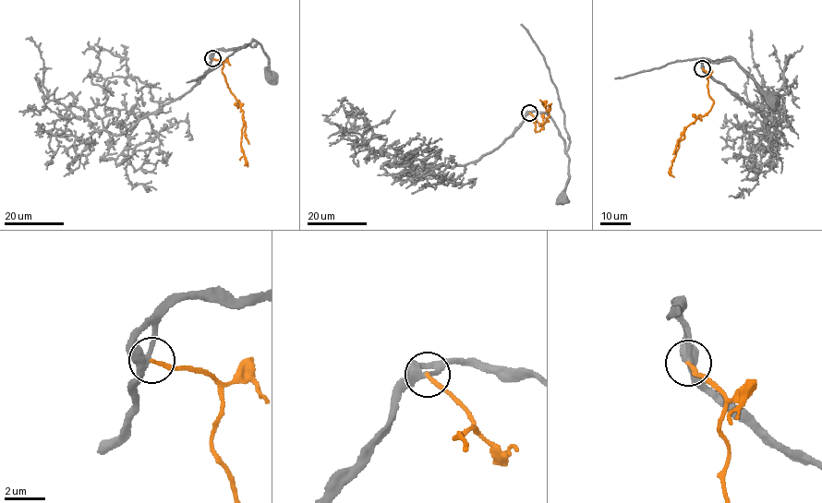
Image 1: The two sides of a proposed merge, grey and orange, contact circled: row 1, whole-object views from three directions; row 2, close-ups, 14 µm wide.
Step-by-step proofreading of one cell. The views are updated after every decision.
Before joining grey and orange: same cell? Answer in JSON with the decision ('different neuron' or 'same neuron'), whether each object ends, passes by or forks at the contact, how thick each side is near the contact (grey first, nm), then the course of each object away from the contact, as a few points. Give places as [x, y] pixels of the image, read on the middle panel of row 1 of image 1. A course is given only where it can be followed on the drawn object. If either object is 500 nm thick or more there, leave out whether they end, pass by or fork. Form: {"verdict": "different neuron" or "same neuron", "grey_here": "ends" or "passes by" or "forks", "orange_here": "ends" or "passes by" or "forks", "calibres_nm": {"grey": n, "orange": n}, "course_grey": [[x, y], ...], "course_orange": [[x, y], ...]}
{"verdict": "different neuron", "grey_here": "forks", "orange_here": "ends", "calibres_nm": {"grey": 360, "orange": 200}, "course_grey": [[529, 113], [545, 113], [564, 141], [569, 177], [562, 200]], "course_orange": [[529, 113], [537, 121], [534, 122], [537, 131], [549, 115], [542, 104], [544, 101], [545, 107]]}

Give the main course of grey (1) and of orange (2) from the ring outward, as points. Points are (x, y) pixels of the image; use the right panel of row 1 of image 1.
1: (702, 68), (701, 60), (711, 62), (733, 58), (768, 96), (775, 97), (775, 101)
2: (702, 68), (707, 74), (712, 108), (685, 128), (671, 162), (670, 173), (673, 177)

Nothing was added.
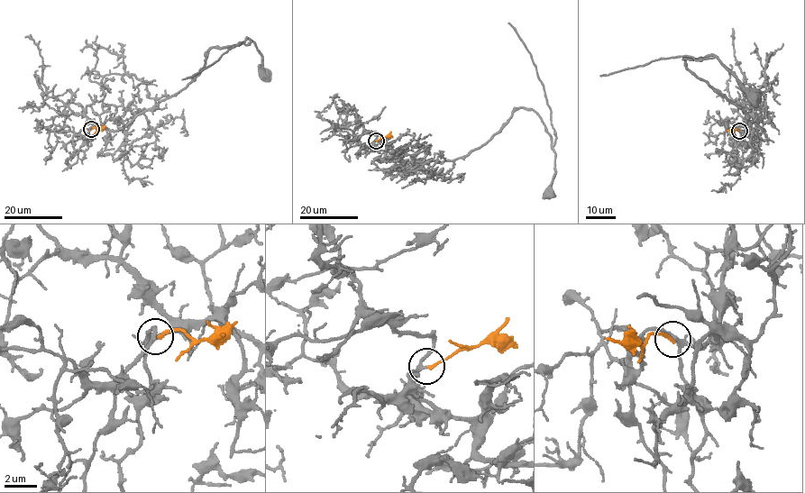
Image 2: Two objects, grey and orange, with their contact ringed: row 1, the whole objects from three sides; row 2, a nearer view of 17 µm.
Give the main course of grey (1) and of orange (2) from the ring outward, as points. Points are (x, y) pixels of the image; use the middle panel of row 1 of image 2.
1: (376, 141), (386, 157), (453, 160), (481, 147), (516, 110), (532, 109), (555, 155), (548, 195)
2: (376, 141), (392, 137)

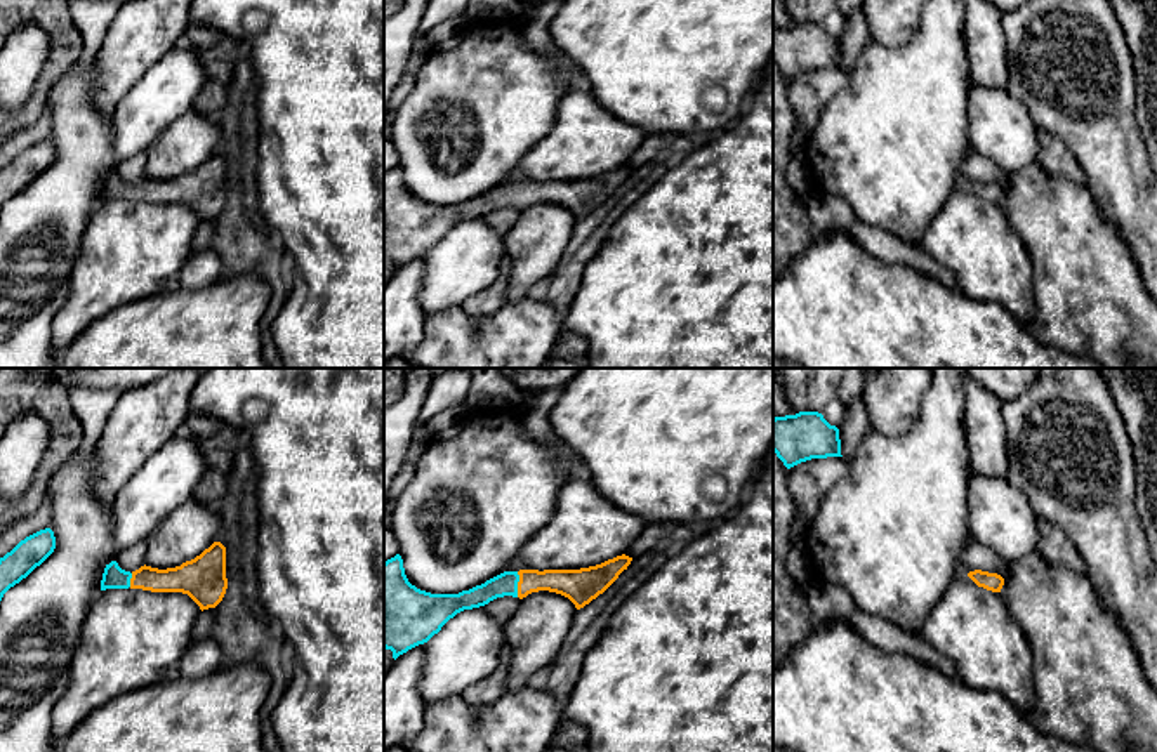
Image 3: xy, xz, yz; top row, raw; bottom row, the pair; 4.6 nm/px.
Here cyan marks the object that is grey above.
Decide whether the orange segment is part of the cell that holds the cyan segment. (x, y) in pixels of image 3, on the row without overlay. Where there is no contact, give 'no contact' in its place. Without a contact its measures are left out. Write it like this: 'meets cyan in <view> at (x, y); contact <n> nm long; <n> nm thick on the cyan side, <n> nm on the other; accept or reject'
meets cyan in xz at (516, 195); contact 120 nm long; 110 nm thick on the cyan side, 130 nm on the other; accept

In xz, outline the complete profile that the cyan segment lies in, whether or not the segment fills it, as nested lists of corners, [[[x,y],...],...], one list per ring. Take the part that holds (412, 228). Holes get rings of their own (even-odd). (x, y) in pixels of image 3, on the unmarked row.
[[[396,165],[384,174],[384,259],[396,271],[427,254],[457,224],[504,207],[523,210],[532,203],[549,201],[568,208],[580,221],[603,205],[631,172],[622,165],[580,181],[504,182],[459,205],[431,205],[408,193],[403,170]]]

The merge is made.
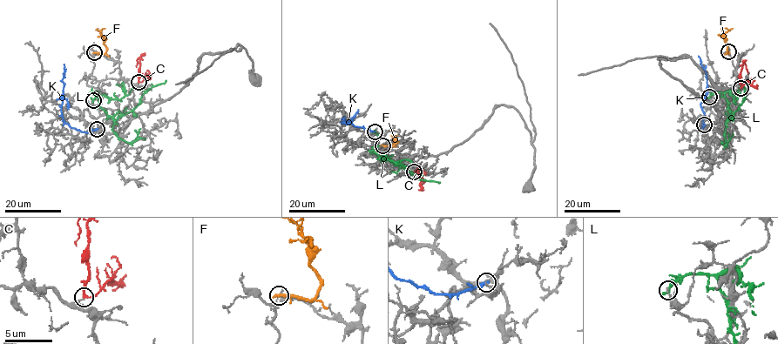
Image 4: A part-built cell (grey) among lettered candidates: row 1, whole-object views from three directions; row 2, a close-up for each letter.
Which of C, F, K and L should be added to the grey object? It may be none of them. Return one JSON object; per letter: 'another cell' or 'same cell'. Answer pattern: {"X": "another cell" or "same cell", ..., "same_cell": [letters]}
{"C": "same cell", "F": "another cell", "K": "another cell", "L": "another cell", "same_cell": ["C"]}

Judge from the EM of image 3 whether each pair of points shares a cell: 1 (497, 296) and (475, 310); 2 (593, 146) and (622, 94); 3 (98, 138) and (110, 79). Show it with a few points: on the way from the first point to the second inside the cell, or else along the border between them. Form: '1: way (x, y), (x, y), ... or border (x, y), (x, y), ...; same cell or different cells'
1: way (492, 297), (480, 304); same cell
2: border (584, 84), (612, 113), (647, 132); different cells
3: border (92, 73), (85, 98), (96, 112), (110, 115); different cells

